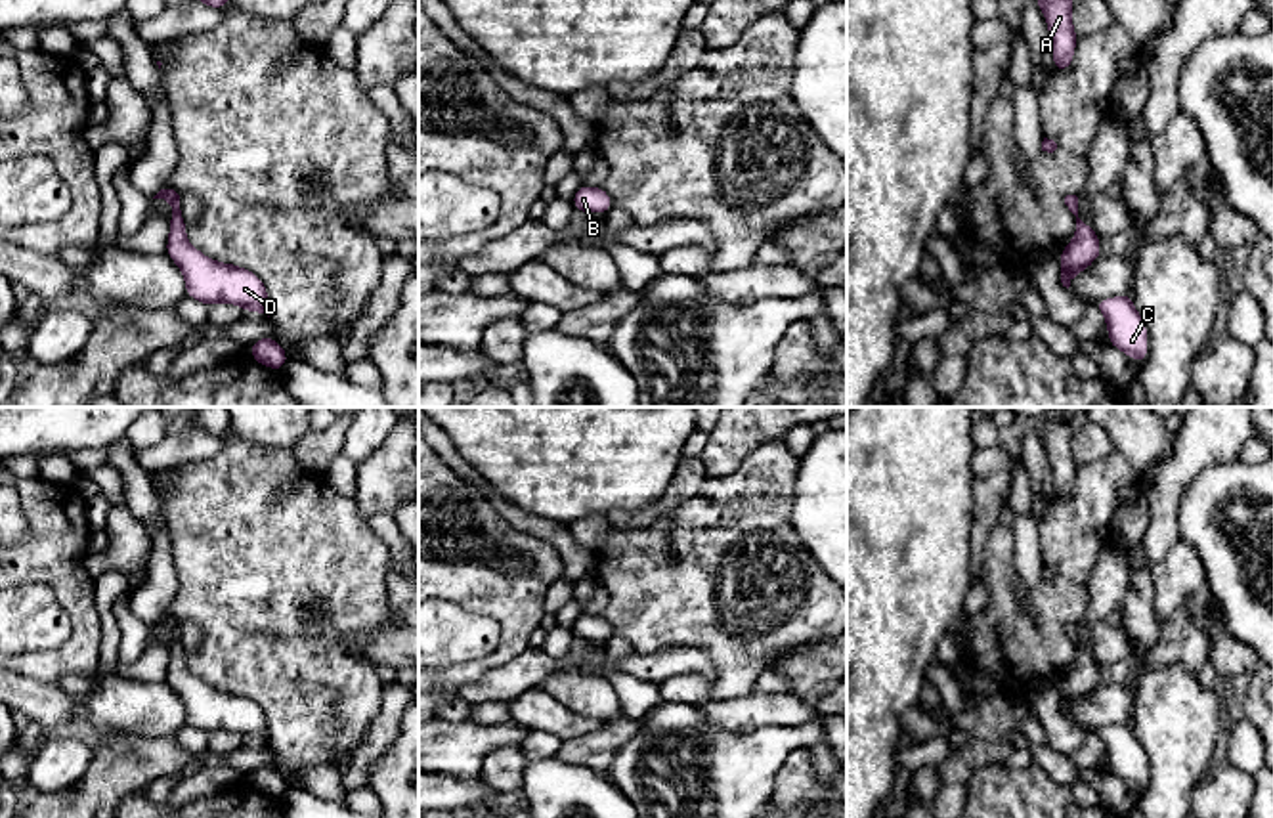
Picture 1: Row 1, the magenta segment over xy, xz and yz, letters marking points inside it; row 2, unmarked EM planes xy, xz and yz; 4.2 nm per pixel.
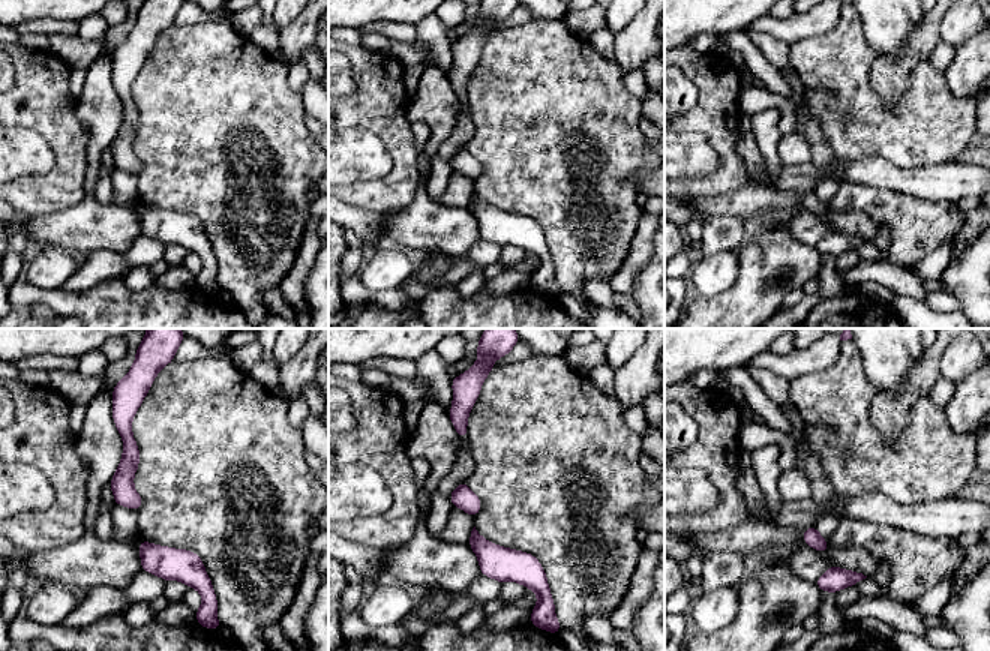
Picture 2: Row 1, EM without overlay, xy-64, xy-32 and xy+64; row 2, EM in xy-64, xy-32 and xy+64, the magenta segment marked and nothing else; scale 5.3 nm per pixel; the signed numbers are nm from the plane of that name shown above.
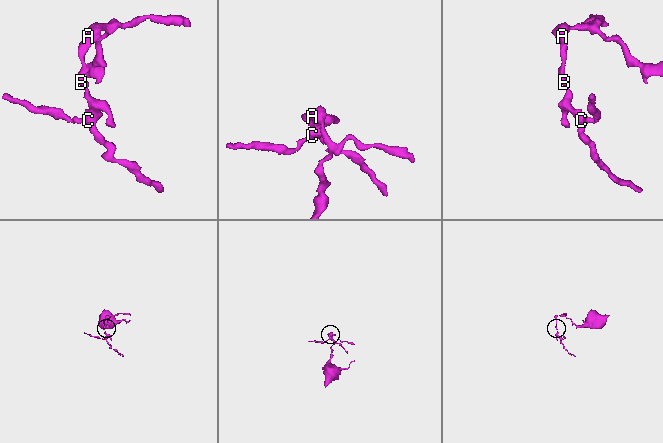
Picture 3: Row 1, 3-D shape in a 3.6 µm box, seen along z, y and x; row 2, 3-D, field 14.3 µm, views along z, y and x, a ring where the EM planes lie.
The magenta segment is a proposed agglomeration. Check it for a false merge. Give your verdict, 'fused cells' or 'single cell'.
single cell

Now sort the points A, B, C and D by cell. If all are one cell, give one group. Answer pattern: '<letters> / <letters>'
A B C D

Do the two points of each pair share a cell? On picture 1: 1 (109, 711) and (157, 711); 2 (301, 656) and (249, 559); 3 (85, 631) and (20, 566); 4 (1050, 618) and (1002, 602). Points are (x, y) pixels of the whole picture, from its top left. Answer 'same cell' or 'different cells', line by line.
1: same cell
2: same cell
3: same cell
4: same cell

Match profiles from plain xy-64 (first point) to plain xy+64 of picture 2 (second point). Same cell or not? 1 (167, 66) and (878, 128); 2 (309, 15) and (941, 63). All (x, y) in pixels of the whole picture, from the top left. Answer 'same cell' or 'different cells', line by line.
1: same cell
2: different cells

